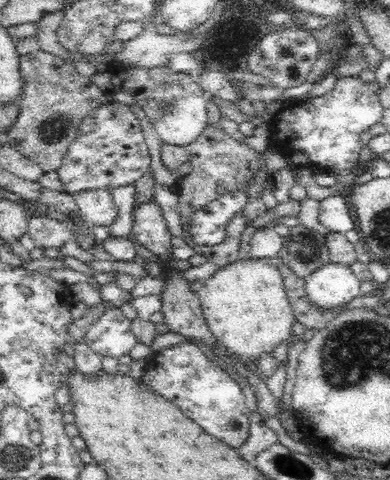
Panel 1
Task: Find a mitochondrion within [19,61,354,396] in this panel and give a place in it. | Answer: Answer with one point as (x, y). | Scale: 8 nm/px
(54, 130)

